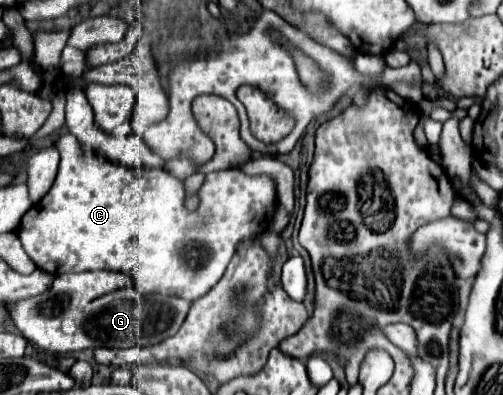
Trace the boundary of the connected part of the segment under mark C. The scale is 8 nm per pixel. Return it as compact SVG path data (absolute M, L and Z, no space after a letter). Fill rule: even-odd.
M74 134L60 136L56 148L60 150L62 160L54 186L24 214L16 232L34 264L50 274L118 270L130 274L140 292L164 292L196 300L222 278L242 240L266 232L278 208L276 182L270 176L248 176L240 168L210 172L198 190L198 208L188 210L184 206L186 190L183 182L164 168L118 166L104 156L96 156L96 152L88 152Z

